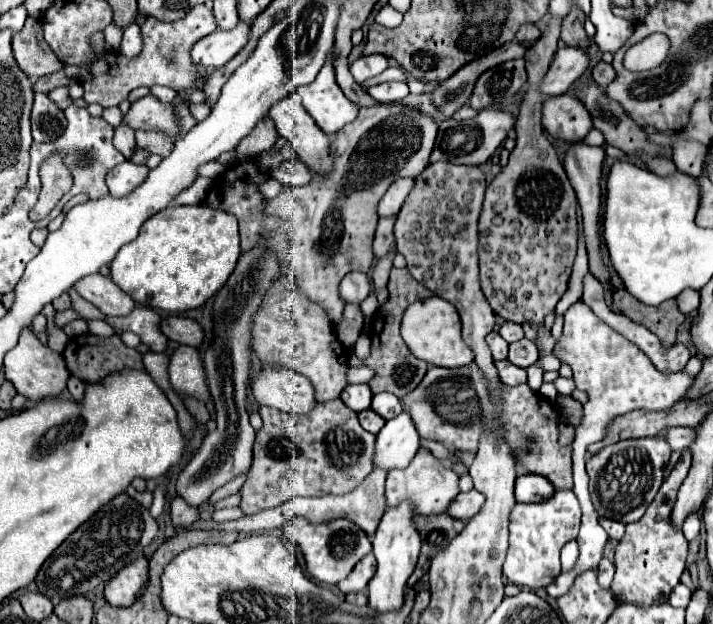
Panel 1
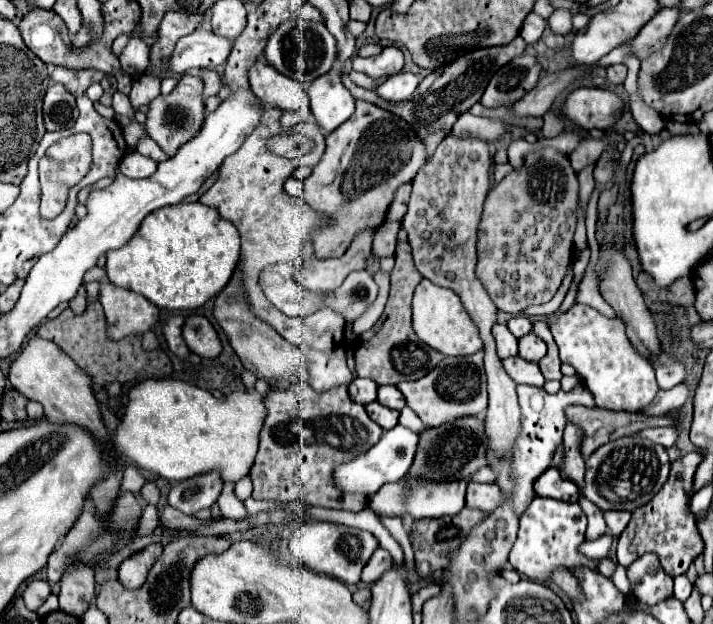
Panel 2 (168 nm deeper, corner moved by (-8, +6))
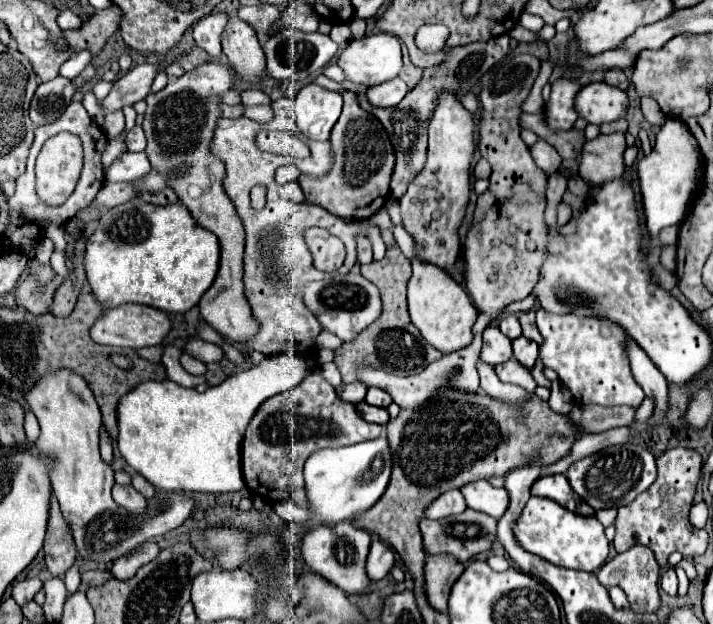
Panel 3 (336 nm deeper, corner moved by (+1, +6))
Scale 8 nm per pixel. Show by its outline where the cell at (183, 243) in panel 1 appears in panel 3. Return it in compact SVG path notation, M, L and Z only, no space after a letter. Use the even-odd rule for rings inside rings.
M132 200L102 214L86 242L84 268L94 296L104 308L134 302L164 312L188 312L216 278L218 246L216 234L200 228L184 204L154 206Z

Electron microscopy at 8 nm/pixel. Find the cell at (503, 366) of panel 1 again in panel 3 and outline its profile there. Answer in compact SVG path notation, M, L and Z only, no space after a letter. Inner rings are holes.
M510 358L508 362L498 364L496 374L500 376L500 380L510 382L510 384L518 384L518 386L526 388L528 392L534 392L534 388L536 388L536 382L534 382L530 370L526 370L516 358Z

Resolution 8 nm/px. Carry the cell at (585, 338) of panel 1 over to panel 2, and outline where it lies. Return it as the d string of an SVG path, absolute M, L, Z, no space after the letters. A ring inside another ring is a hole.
M573 304L549 328L559 346L561 362L575 368L587 390L595 396L595 404L599 408L639 412L651 404L659 390L653 366L629 344L625 326L619 318L607 318L591 306Z

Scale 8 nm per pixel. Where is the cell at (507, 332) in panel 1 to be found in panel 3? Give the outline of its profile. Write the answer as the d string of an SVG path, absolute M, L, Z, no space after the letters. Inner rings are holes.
M506 314L506 316L502 316L498 328L500 328L502 334L506 334L510 340L514 340L514 338L518 338L518 336L522 334L522 330L520 330L520 322L518 322L518 316L514 316L514 314Z

